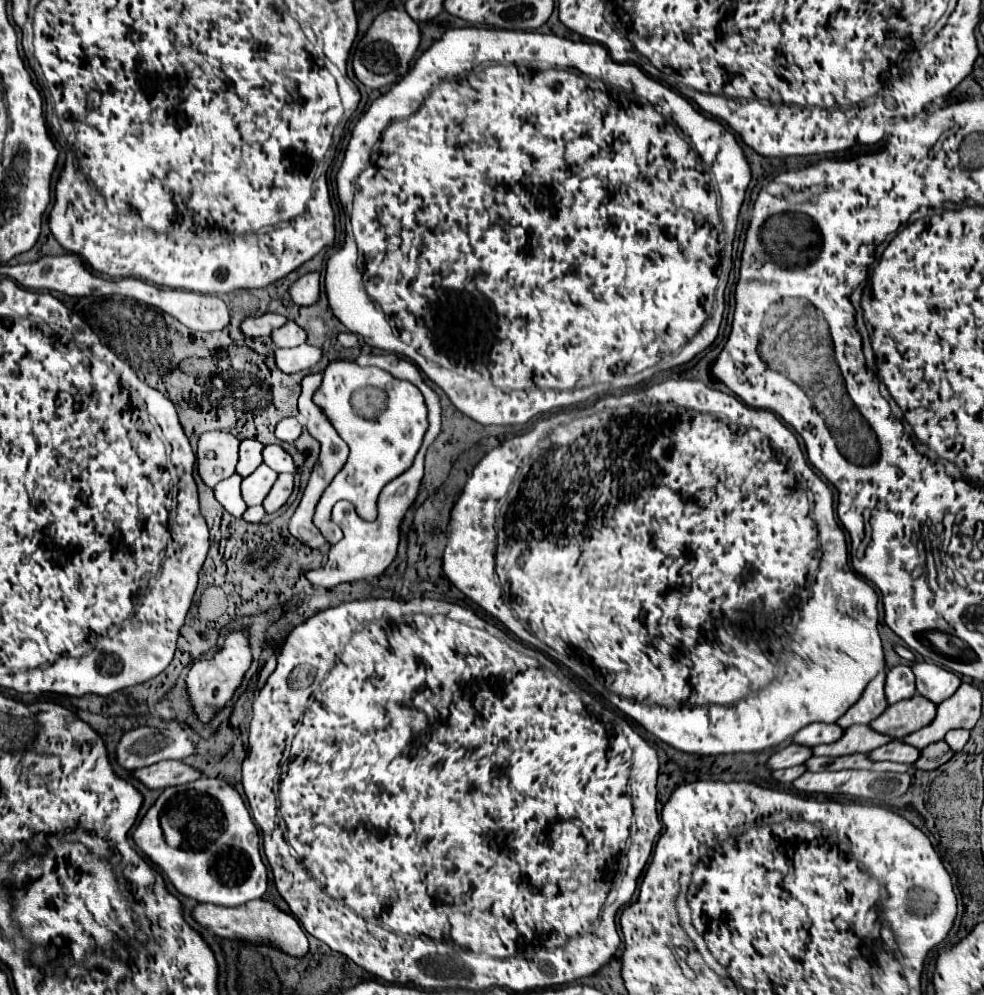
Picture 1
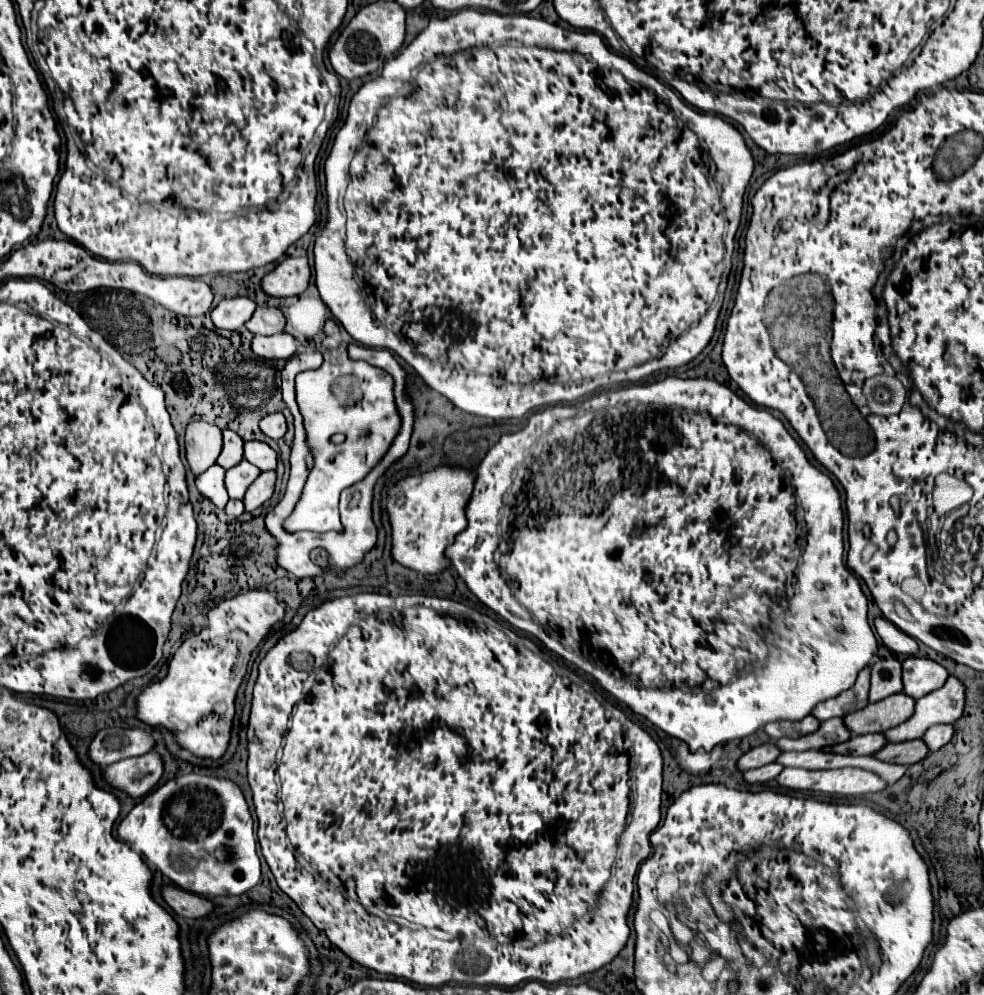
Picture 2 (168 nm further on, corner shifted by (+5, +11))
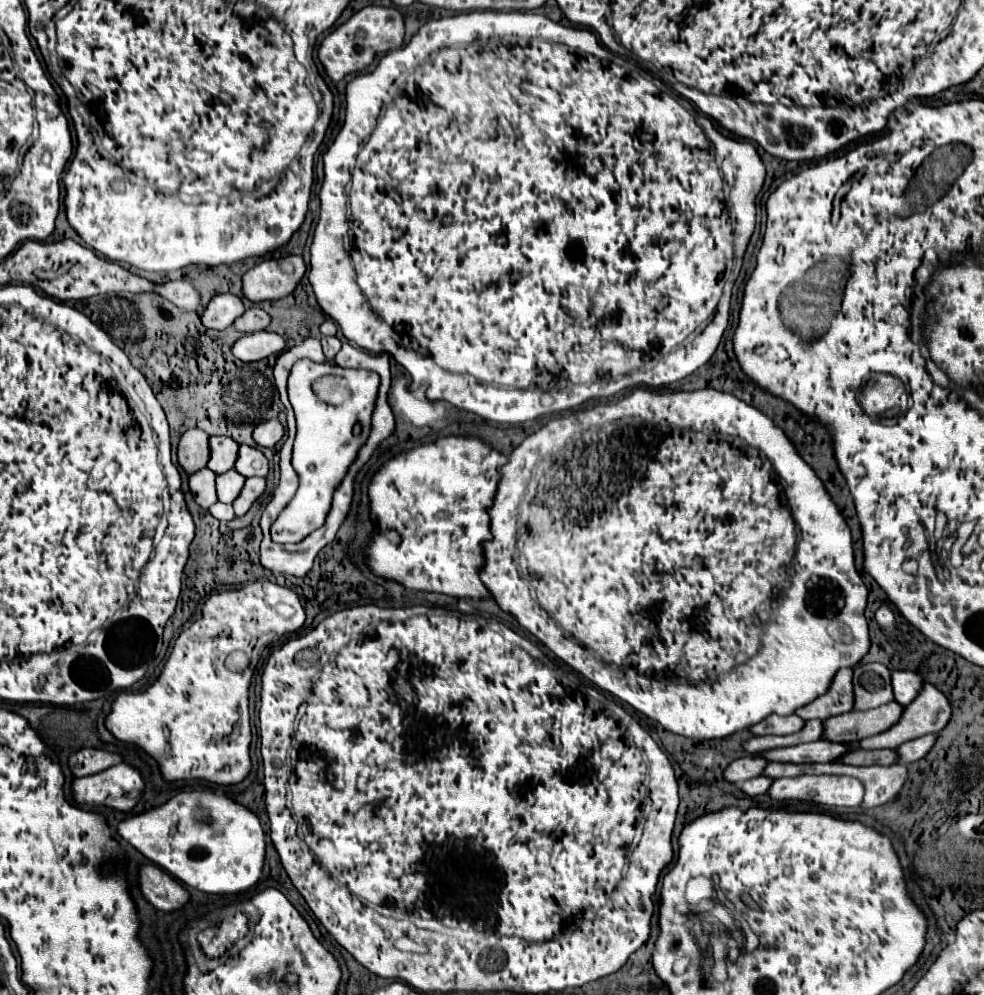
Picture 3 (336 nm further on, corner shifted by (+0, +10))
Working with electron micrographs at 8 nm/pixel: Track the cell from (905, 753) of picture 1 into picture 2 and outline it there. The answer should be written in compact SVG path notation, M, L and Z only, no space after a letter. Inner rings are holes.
M872 733L872 735L854 735L850 741L834 745L826 751L842 755L874 755L878 753L878 749L882 749L882 745L888 745L888 741L884 741L884 733Z

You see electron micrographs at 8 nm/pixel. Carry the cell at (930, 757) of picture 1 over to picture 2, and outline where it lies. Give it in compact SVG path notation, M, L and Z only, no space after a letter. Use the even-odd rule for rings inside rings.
M916 739L916 741L902 741L902 743L888 743L884 749L880 749L876 753L878 759L882 761L892 761L892 763L900 763L900 765L912 765L922 761L928 755L928 745L924 745L924 739Z

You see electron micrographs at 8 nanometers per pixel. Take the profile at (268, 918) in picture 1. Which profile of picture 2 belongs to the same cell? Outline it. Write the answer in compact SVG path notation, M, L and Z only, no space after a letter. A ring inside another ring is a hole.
M164 887L162 895L166 903L184 919L200 919L216 909L216 905L210 899L184 891L180 887Z

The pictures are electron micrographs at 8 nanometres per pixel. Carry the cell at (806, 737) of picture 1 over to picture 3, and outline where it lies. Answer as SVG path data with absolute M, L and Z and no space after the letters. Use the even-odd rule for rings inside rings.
M769 714L769 718L761 720L759 724L751 726L749 730L755 734L755 736L765 736L765 734L793 734L797 730L803 728L803 720L795 714L791 716L775 716L775 714Z

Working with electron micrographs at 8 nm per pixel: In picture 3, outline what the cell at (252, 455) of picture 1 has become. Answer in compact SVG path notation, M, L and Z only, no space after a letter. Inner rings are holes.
M211 436L209 450L211 450L211 458L207 462L207 468L213 470L215 474L223 474L233 468L239 444L229 436Z

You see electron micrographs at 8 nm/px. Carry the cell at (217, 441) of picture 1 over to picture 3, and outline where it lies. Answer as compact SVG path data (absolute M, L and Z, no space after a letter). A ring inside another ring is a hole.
M199 428L187 430L177 446L177 462L187 474L205 468L209 462L209 434Z

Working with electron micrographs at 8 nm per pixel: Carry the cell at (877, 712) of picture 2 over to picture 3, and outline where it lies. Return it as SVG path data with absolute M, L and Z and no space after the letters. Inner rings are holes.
M889 702L875 710L865 712L849 712L841 716L833 716L823 720L823 740L839 742L839 744L857 744L867 736L875 736L901 718L903 706L897 702Z

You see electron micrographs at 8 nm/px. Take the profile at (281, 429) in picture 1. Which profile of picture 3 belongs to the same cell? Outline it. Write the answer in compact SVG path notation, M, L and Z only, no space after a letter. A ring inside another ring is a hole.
M267 420L255 426L253 440L263 448L273 448L283 436L283 426L277 420Z

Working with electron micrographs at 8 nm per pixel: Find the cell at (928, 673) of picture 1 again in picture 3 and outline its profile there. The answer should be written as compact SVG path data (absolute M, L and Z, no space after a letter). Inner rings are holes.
M893 672L893 700L901 706L907 706L909 702L913 702L913 698L917 696L917 692L923 686L923 680L919 674L915 672Z

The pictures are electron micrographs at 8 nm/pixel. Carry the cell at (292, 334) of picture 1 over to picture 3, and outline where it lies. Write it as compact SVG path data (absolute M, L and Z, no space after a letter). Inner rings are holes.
M247 308L245 314L241 314L241 318L237 318L237 322L233 322L233 326L239 332L251 334L251 332L265 330L269 326L269 322L271 322L269 314L265 314L261 308Z

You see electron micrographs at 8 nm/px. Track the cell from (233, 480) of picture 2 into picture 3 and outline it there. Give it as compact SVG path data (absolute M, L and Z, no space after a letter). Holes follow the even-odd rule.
M229 470L225 474L217 474L217 500L231 504L237 498L237 492L241 490L241 486L245 484L245 478L241 474L237 474L235 470Z

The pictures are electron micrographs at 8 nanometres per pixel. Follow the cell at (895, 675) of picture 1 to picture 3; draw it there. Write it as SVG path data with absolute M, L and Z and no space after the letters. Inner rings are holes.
M877 662L853 666L853 696L857 710L871 710L891 702L891 670Z

